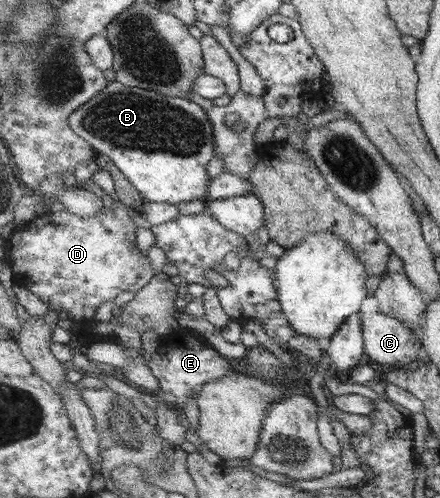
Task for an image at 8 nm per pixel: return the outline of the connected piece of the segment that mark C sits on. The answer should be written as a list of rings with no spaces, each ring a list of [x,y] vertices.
[[[383,312],[361,315],[366,355],[380,366],[408,366],[422,358],[422,339],[400,319]]]

